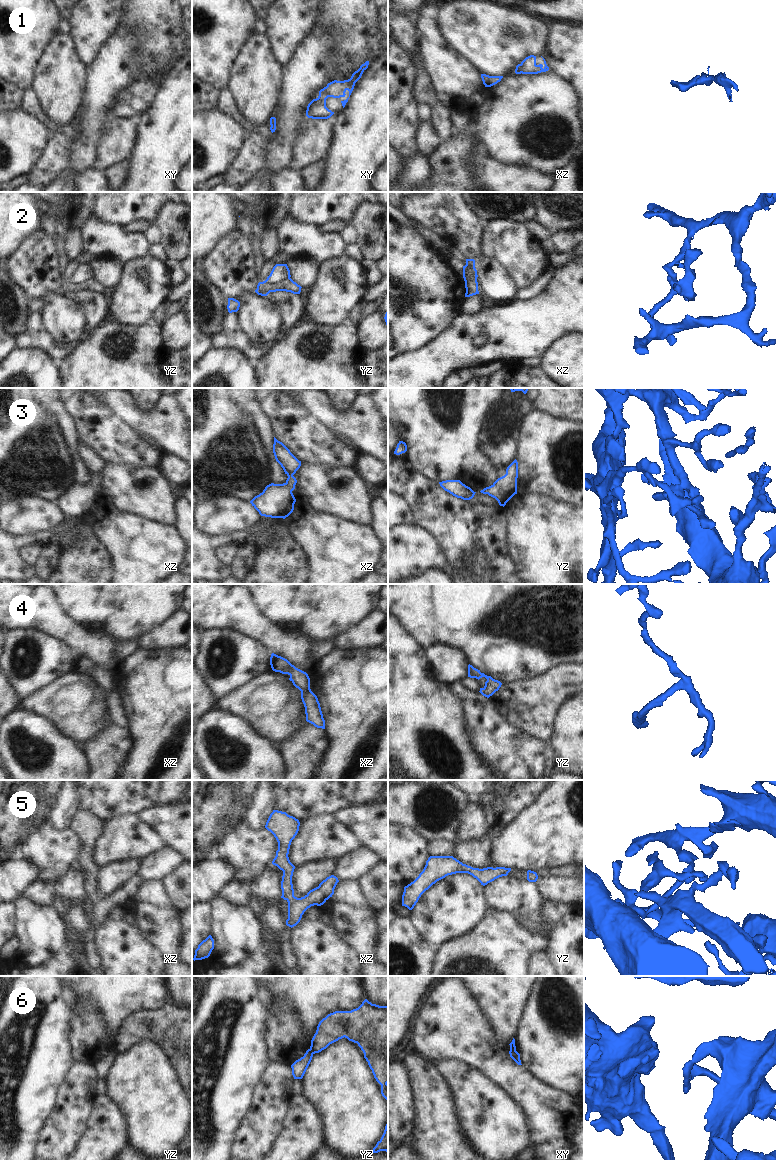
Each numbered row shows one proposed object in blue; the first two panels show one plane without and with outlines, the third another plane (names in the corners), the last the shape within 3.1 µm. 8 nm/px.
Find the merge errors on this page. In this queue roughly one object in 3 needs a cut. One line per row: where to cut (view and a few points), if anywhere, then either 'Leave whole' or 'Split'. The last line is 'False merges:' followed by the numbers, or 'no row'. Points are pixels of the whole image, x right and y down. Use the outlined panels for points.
1: No split. Leave whole
2: Split along yz (289, 277), (277, 283), (267, 283), (265, 281). Split
3: No split. Leave whole
4: No split. Leave whole
5: No split. Leave whole
6: Split along yz (309, 1049), (314, 1053). Split
False merges: 2, 6

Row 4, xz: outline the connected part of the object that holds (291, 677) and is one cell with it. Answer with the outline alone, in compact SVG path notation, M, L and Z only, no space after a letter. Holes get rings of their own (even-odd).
M274 653L270 657L270 665L273 671L288 674L289 680L301 691L301 699L305 707L306 721L317 728L325 729L325 720L321 711L317 696L310 689L310 678L308 674L287 659Z

